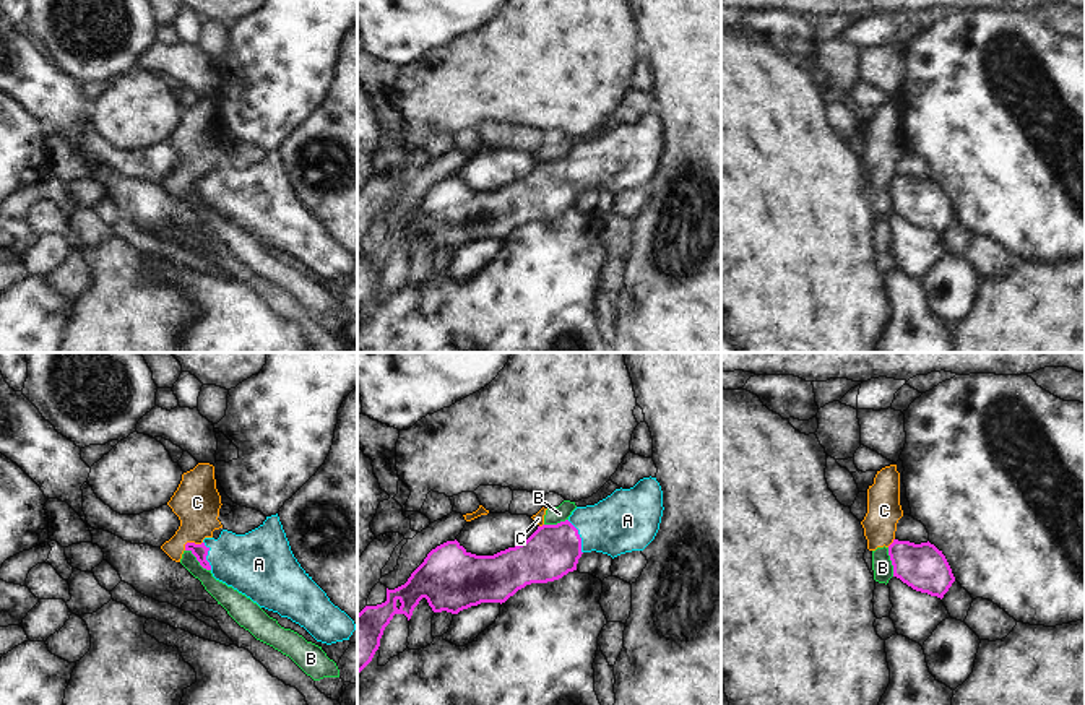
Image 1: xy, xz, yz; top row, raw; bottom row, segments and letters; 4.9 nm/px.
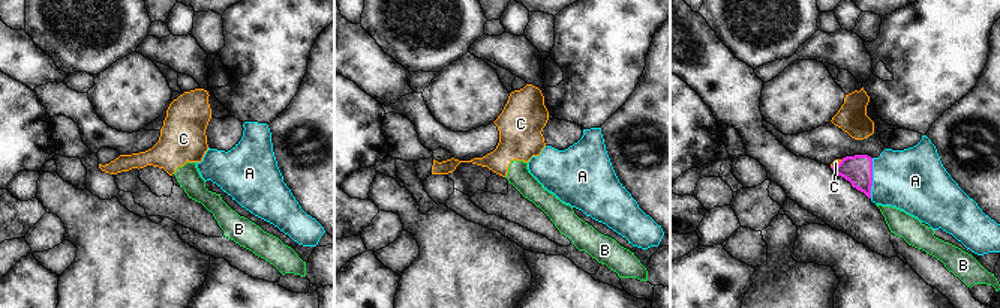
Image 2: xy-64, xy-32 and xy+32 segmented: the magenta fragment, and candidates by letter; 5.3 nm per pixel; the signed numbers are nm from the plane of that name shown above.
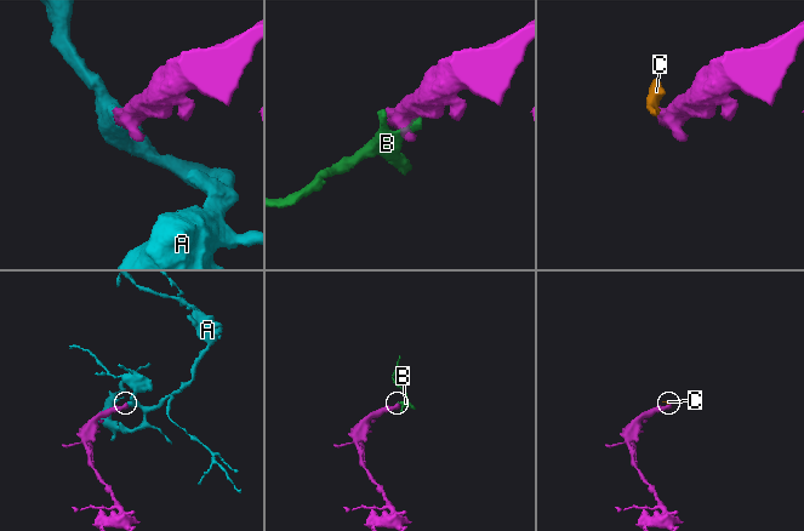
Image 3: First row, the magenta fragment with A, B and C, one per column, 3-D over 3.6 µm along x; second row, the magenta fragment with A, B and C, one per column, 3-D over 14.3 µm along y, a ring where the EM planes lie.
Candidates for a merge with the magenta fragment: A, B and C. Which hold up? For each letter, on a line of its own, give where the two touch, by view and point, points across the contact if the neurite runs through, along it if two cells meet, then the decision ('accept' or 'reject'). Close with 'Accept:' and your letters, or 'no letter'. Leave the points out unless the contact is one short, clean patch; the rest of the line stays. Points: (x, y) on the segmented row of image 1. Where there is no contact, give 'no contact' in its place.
A: meets magenta in xz at (579, 536); runs through xz (553, 551), (567, 540), (579, 536), (626, 520); accept
B: meets magenta in xy at (197, 559); border along xy (185, 549), (210, 570); reject
C: meets magenta in xy at (190, 543); border along xy (202, 541), (187, 543), (184, 549); reject
Accept: A

